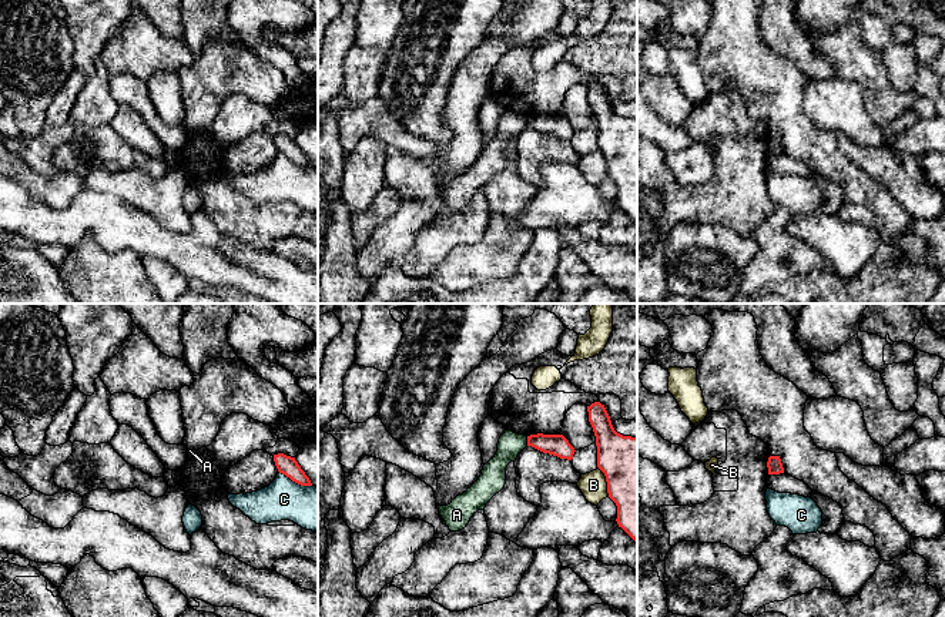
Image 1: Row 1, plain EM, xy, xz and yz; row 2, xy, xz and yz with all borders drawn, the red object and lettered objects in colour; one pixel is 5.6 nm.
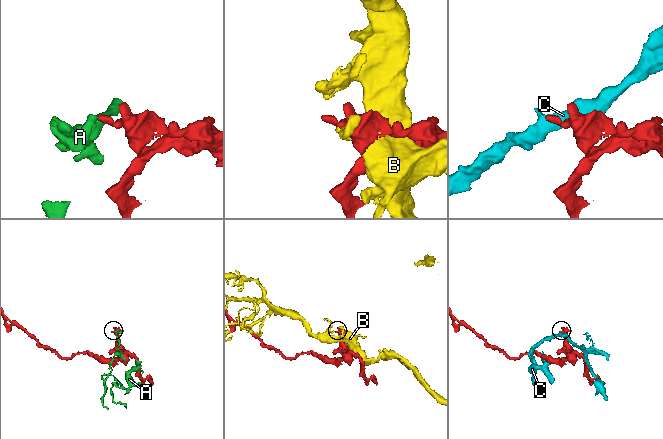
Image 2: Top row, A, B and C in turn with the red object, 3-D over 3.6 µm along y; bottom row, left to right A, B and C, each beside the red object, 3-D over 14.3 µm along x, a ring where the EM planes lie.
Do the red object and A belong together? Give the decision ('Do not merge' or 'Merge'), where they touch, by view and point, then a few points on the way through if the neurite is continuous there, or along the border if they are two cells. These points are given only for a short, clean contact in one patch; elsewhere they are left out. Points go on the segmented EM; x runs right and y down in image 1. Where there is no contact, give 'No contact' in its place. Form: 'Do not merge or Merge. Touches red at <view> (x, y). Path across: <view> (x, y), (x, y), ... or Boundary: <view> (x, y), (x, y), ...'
Do not merge. Touches red at xz (528, 441). Boundary: xz (526, 436), (528, 445)

